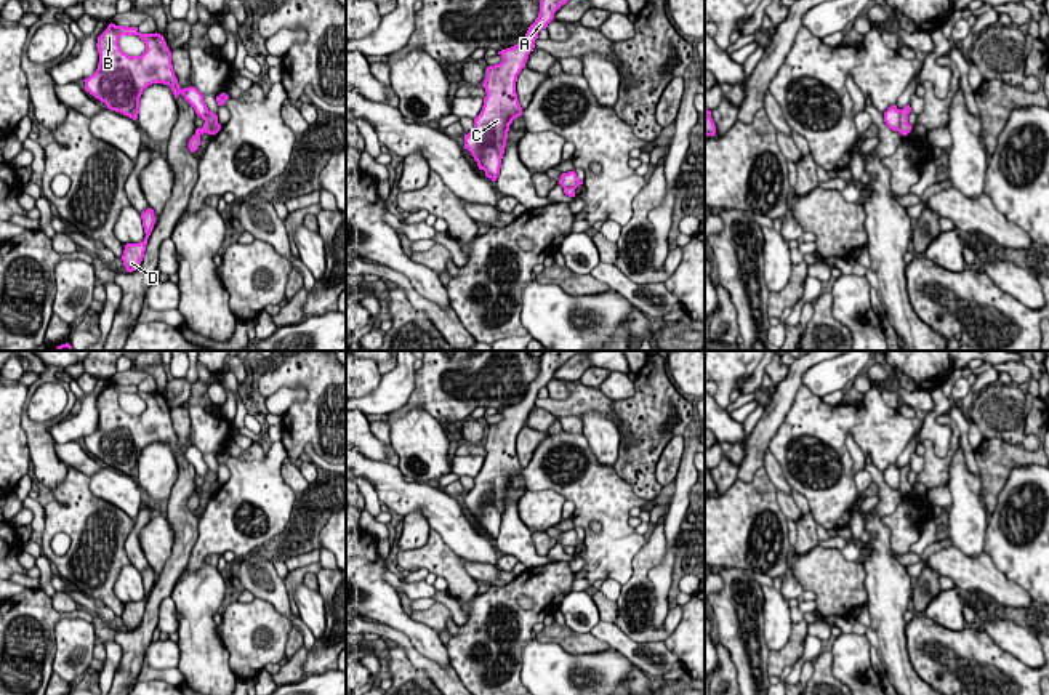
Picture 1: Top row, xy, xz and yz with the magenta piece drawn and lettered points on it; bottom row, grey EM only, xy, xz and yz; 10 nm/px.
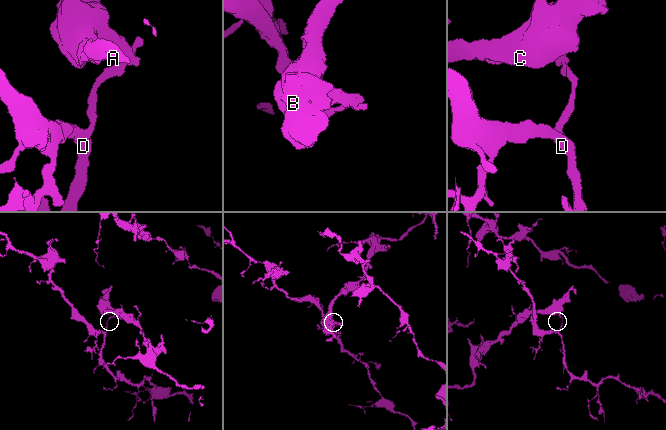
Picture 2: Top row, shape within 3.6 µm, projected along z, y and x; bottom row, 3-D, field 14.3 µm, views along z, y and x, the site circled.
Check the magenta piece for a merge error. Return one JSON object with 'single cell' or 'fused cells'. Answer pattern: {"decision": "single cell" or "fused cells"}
{"decision": "fused cells"}

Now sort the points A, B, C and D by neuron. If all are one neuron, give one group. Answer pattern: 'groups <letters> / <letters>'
groups A B C / D

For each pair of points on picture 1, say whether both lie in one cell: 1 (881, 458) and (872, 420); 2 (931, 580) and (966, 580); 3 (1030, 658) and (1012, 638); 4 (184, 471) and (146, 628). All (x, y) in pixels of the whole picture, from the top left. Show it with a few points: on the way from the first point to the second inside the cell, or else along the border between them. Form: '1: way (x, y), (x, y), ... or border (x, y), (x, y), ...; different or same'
1: way (881, 449), (881, 433), (878, 429); same
2: border (924, 564), (940, 577); different
3: way (1028, 654), (1017, 642); same
4: way (181, 510), (181, 554), (162, 590); same

